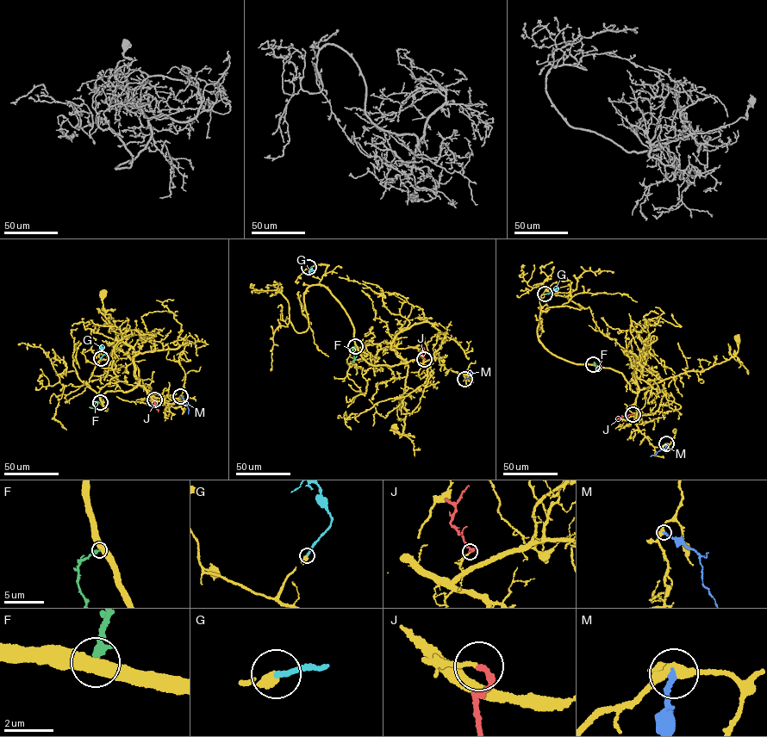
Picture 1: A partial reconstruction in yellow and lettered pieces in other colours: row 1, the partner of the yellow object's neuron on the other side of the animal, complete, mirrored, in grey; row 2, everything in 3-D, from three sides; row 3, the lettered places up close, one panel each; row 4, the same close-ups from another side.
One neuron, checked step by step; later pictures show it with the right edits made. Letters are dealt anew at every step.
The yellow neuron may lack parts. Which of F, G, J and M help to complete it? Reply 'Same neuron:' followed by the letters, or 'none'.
Same neuron: G, J

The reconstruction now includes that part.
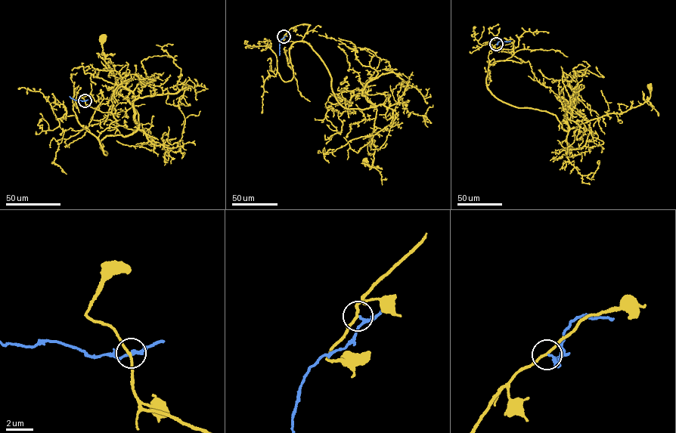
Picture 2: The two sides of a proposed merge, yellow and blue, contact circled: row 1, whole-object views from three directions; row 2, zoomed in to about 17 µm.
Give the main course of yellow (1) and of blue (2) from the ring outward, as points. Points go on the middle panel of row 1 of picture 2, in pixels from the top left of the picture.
1: (283, 36), (308, 24), (302, 41), (324, 63), (338, 102), (348, 109), (376, 106), (371, 168), (364, 161)
2: (283, 36), (280, 43), (279, 55)

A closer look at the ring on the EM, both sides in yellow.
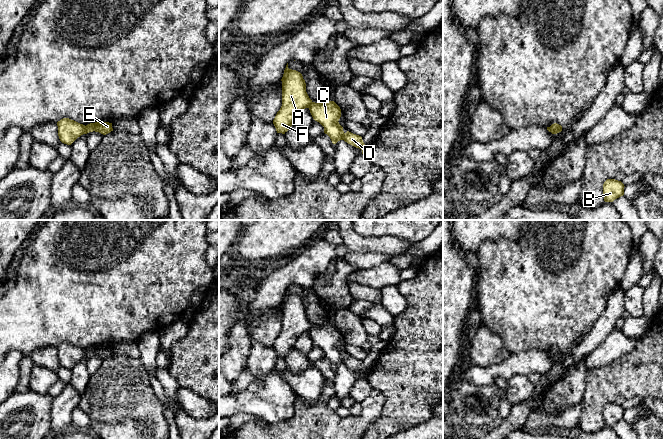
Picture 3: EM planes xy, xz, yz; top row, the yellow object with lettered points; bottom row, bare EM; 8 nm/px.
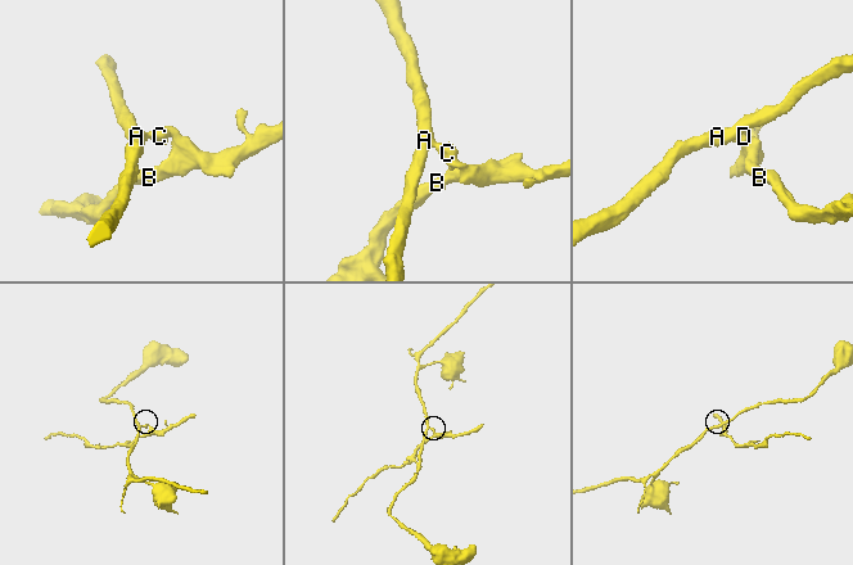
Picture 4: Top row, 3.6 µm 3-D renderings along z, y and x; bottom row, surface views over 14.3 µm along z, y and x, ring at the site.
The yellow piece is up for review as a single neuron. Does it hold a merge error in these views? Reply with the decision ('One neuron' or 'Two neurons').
Two neurons

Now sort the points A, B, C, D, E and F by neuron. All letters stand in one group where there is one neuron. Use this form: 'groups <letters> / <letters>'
groups A F / B C D E

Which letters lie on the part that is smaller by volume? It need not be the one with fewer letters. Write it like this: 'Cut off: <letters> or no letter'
Cut off: B, C, D, E

